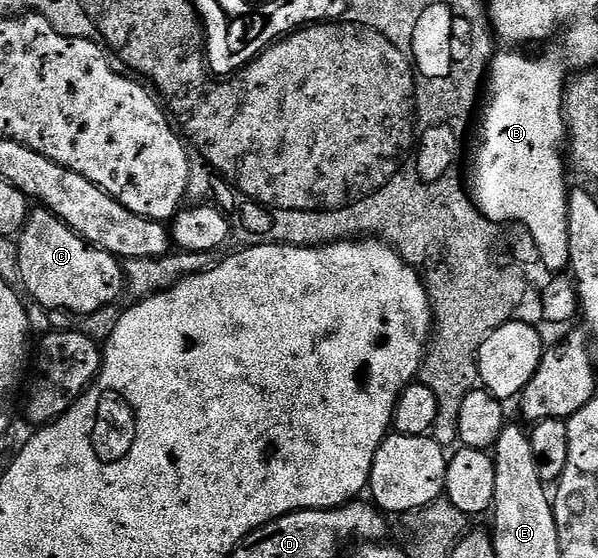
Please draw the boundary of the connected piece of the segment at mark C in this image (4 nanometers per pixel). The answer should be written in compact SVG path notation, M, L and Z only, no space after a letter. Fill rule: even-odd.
M37 207L30 212L29 221L25 225L24 229L21 230L19 234L19 240L16 242L18 247L18 257L19 257L19 271L20 271L20 284L25 285L24 292L34 297L39 304L42 305L45 311L50 311L52 309L64 309L66 314L73 315L90 315L92 313L97 313L101 308L105 307L107 304L116 302L118 298L122 296L123 290L125 288L125 270L123 268L122 262L118 258L114 257L112 253L103 251L102 249L96 249L93 245L88 245L82 237L79 236L75 231L71 231L71 227L67 227L63 222L58 219L51 210L44 207Z

